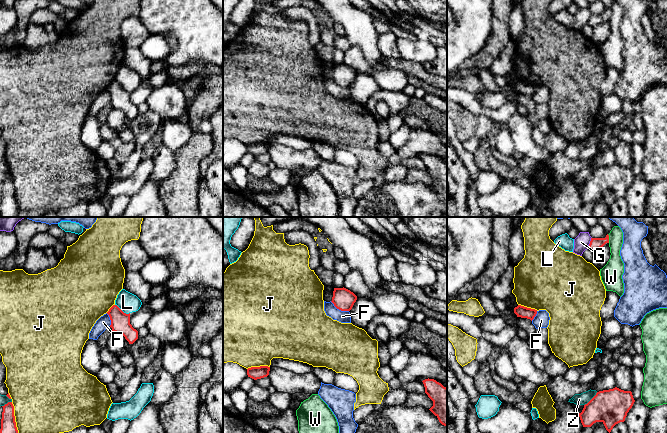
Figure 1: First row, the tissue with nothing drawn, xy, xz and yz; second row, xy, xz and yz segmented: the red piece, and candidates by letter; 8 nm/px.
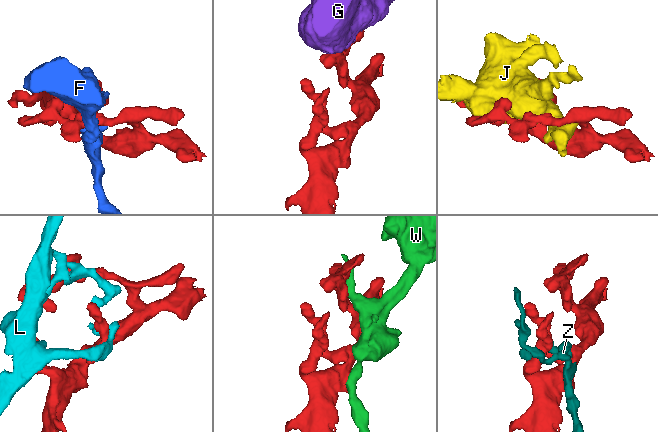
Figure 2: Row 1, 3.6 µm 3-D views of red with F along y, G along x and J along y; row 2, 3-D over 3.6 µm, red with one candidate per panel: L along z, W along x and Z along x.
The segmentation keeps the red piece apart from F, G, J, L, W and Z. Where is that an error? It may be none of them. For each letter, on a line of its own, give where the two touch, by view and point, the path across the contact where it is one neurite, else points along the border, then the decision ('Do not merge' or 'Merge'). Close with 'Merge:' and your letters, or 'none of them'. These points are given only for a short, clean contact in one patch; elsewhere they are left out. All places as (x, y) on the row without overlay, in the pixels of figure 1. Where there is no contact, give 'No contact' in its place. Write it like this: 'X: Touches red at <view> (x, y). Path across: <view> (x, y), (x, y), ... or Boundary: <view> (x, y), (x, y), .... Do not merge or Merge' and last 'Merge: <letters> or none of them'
F: Touches red at xz (339, 85). Boundary: xz (330, 77), (337, 84), (348, 87). Do not merge
G: Touches red at yz (590, 19). Do not merge
J: Touches red at xy (14, 197). Do not merge
L: Touches red at xy (121, 86). Do not merge
W: Touches red at yz (608, 14). Boundary: yz (607, 10), (609, 18). Do not merge
Z: Touches red at yz (591, 175). Do not merge
Merge: none of them

